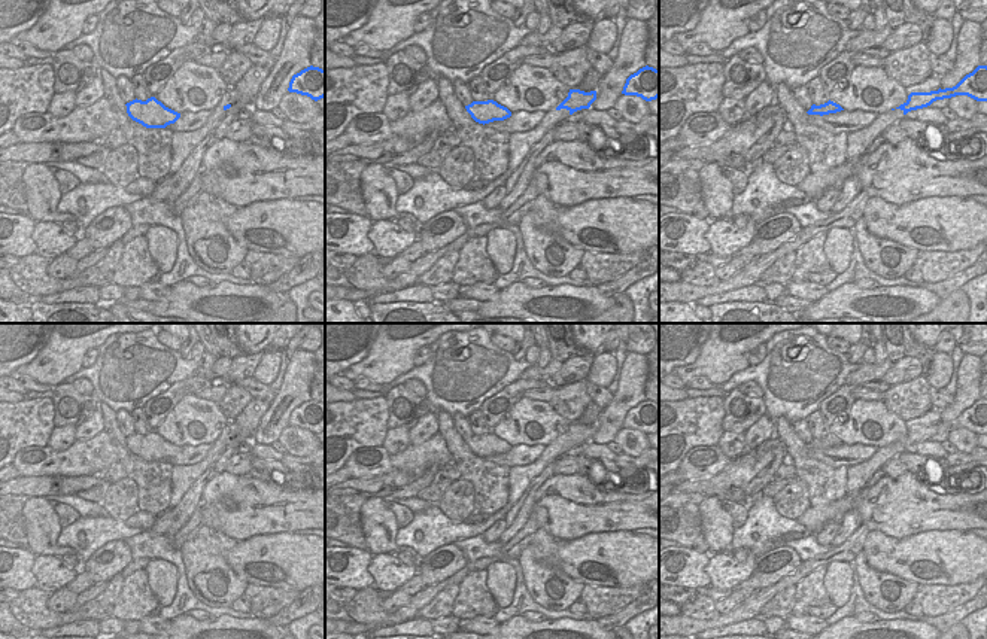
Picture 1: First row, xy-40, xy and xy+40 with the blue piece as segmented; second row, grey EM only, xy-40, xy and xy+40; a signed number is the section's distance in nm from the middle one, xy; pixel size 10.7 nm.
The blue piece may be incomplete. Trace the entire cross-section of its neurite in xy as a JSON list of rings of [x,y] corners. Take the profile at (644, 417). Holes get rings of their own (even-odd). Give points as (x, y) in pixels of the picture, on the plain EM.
[[[643,401],[626,413],[622,427],[637,429],[646,435],[659,430],[659,404],[653,401]]]

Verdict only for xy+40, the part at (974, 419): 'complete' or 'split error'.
complete

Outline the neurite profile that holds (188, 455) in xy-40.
[[[200,444],[197,447],[183,445],[174,457],[167,459],[165,462],[171,463],[173,466],[195,465],[207,456],[210,448],[212,444]]]

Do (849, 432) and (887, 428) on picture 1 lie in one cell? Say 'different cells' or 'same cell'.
same cell

